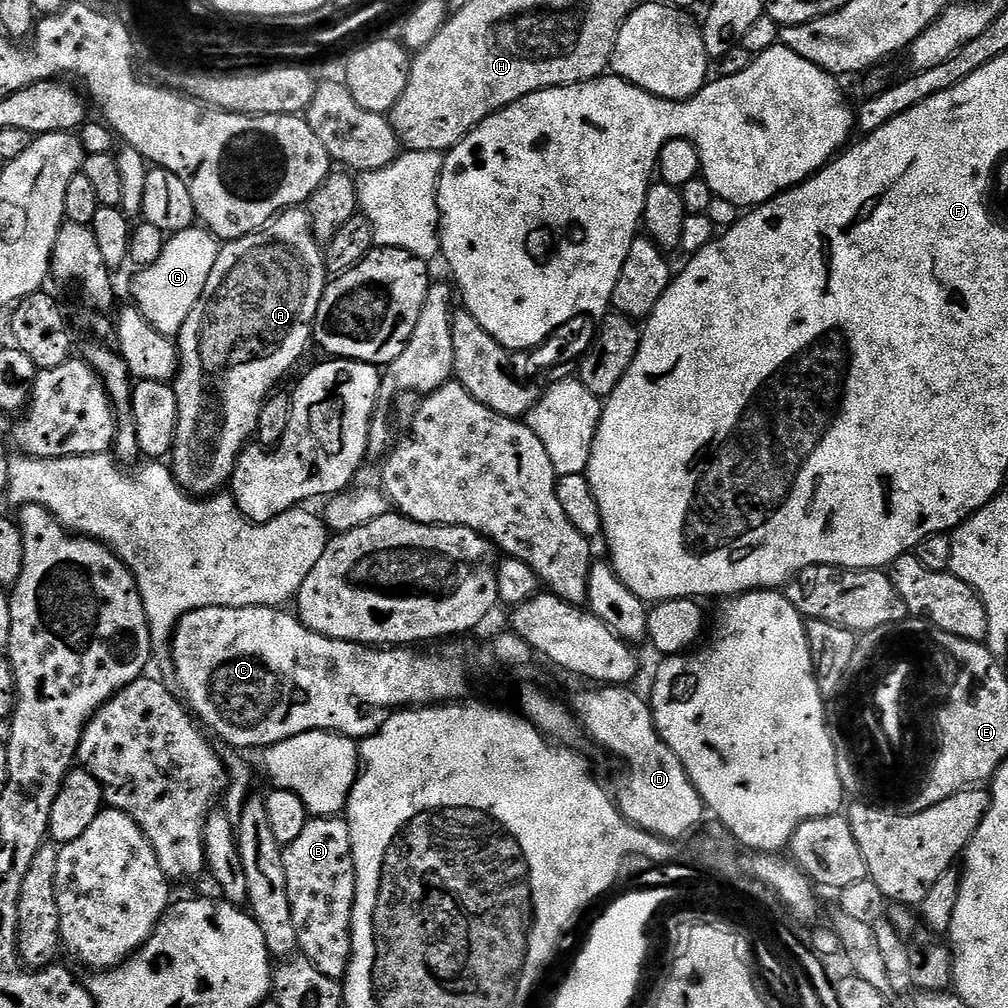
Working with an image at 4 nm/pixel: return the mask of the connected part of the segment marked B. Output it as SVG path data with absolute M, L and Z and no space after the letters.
M318 816L309 819L308 825L283 849L286 870L286 890L290 898L292 925L296 931L299 951L326 978L340 982L348 974L348 959L352 956L352 911L356 901L356 867L352 857L352 839L347 819L340 816Z

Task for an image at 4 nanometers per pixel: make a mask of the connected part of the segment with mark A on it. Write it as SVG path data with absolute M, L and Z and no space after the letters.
M303 207L288 208L279 216L275 216L264 228L259 228L257 232L251 232L250 235L237 240L229 240L221 247L218 262L214 262L214 270L210 270L210 278L206 278L202 298L198 298L194 310L190 310L190 314L186 318L178 337L178 367L174 377L178 404L178 426L174 434L174 446L170 453L170 467L172 477L180 483L181 488L189 496L207 498L219 493L223 489L220 487L223 484L225 487L231 481L236 463L240 461L241 452L256 435L256 427L260 421L260 411L265 400L272 395L274 389L279 385L276 383L303 358L308 344L310 348L313 343L312 323L318 314L318 302L322 302L324 287L328 285L329 279L330 273L324 266L324 253L321 245L317 244L316 239L312 237L312 223Z

